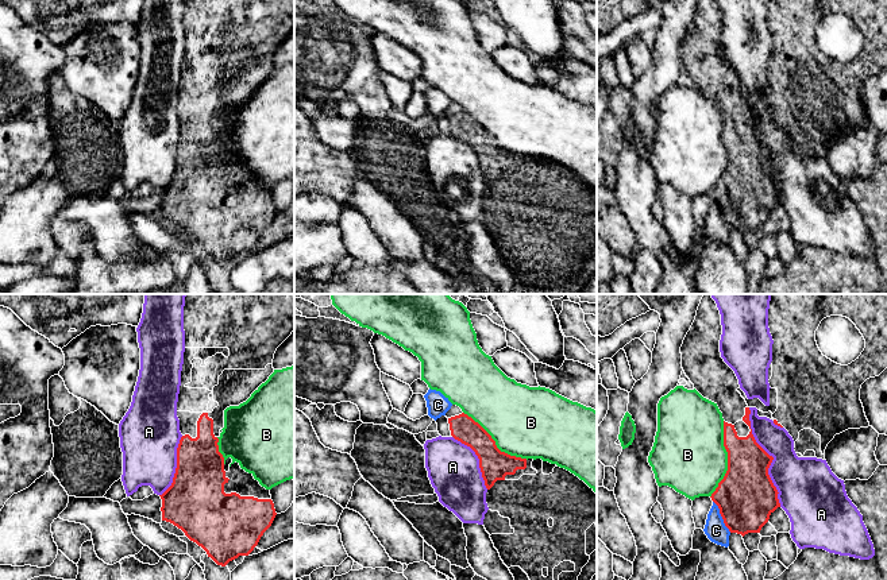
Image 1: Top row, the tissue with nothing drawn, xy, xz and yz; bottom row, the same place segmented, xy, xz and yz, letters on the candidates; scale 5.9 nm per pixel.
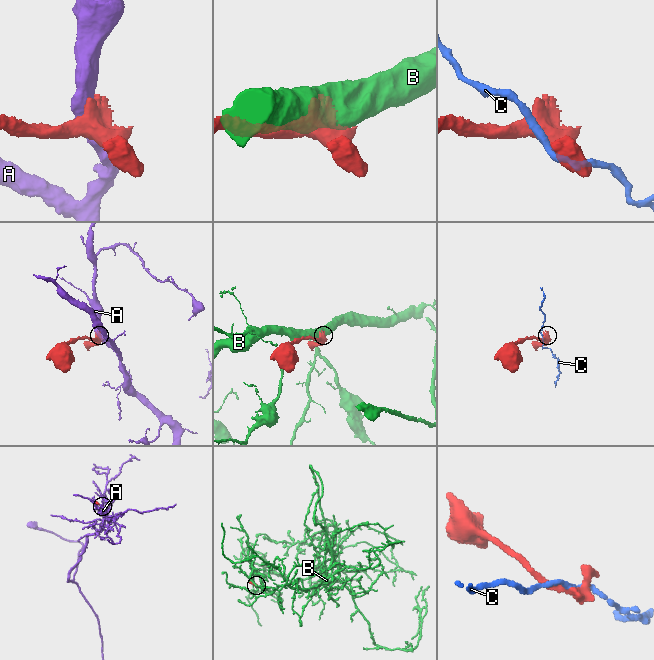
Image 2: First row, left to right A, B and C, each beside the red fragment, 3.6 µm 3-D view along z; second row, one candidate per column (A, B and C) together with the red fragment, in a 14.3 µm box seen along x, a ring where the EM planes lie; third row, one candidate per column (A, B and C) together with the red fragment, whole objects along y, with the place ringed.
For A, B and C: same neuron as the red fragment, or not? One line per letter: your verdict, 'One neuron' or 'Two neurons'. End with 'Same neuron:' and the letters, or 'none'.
A: Two neurons
B: Two neurons
C: Two neurons
Same neuron: none

